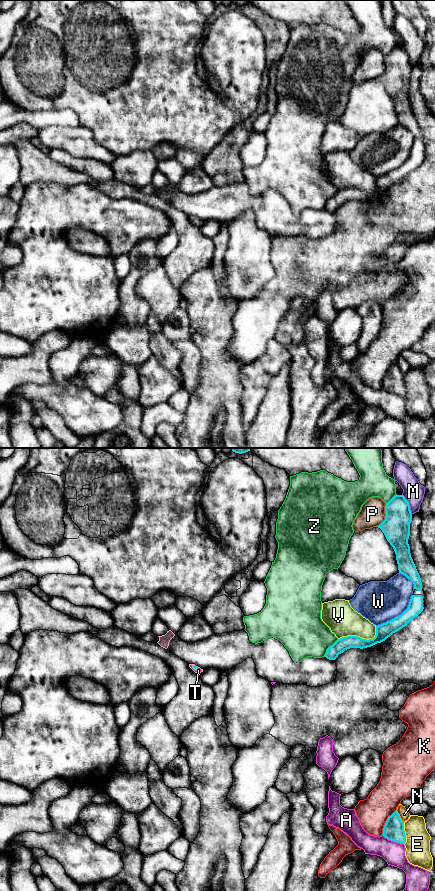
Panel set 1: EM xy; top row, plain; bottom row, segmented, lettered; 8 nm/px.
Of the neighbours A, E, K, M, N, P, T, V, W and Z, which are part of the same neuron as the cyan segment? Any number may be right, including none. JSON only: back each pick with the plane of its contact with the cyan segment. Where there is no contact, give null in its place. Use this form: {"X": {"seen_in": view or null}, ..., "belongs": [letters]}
{"T": {"seen_in": "xy"}, "belongs": ["T"]}

